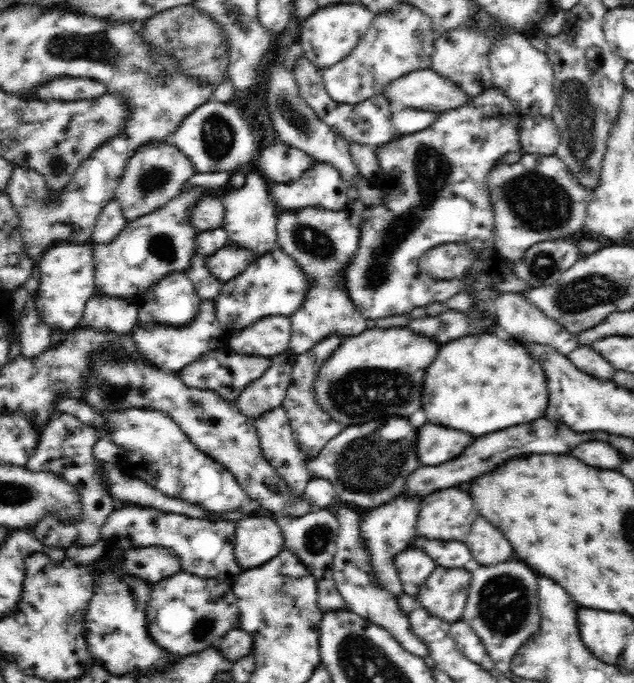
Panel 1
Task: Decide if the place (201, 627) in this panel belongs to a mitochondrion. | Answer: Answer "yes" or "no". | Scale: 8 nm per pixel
yes

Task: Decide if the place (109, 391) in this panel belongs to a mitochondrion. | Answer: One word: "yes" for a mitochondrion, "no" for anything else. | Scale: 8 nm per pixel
yes

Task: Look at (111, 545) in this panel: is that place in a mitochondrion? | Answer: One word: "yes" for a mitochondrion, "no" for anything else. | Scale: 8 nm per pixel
no

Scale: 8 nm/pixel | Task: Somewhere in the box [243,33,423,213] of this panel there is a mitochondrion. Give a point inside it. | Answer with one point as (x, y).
(283, 102)

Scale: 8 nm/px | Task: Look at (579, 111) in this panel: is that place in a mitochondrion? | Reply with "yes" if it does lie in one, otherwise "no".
yes

